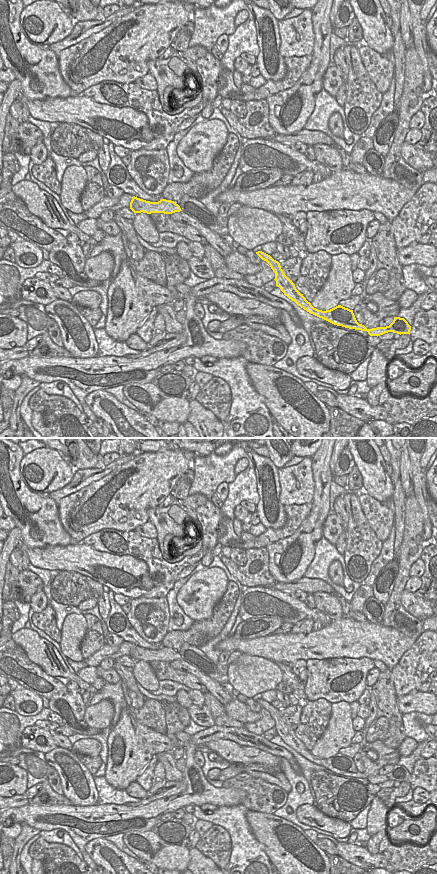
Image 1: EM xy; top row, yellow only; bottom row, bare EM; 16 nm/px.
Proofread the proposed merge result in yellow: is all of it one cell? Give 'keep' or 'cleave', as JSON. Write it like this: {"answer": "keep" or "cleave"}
{"answer": "keep"}

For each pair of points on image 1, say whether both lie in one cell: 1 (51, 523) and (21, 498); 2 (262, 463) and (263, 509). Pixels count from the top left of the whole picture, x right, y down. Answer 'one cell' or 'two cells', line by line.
1: one cell
2: one cell

